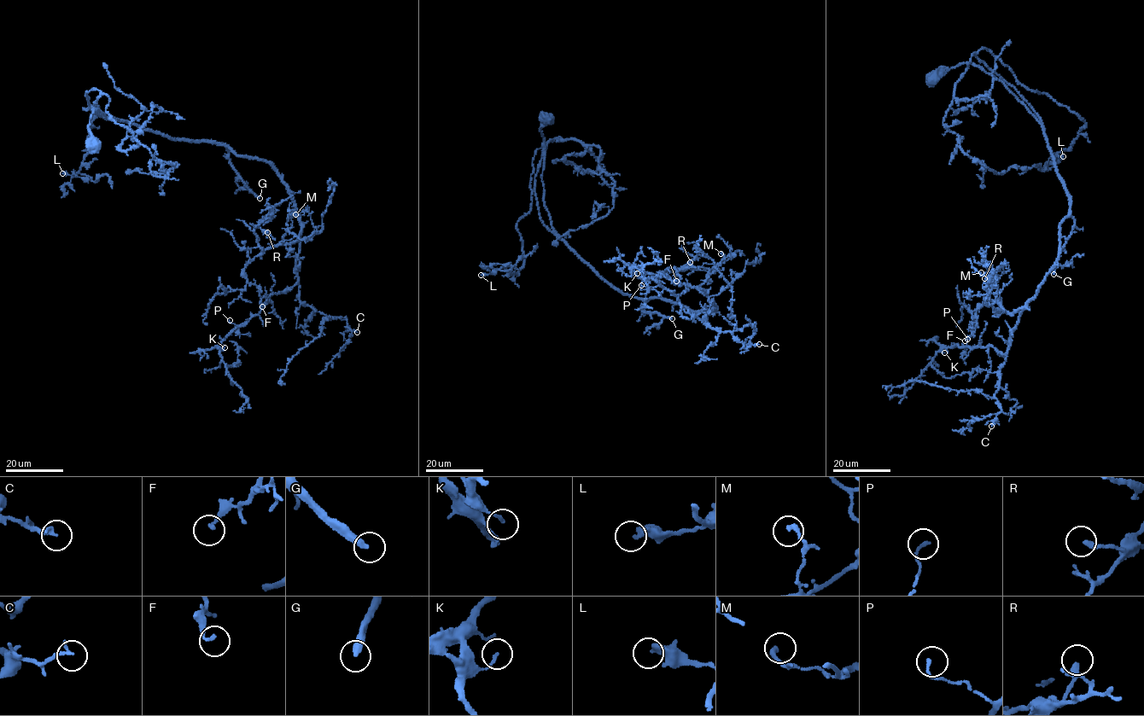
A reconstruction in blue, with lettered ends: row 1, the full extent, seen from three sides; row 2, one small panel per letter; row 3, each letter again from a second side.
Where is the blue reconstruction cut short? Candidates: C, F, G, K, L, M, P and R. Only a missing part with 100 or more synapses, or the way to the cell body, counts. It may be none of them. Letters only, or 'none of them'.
G

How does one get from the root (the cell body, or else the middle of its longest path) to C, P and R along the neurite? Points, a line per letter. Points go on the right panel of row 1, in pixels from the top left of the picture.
C: (934, 78), (965, 62), (1002, 81), (1041, 126), (1069, 202), (1058, 260), (1011, 335), (991, 426)
P: (934, 78), (965, 62), (1002, 81), (1041, 126), (1069, 202), (1058, 260), (1006, 353), (965, 347), (967, 339)
R: (934, 78), (965, 62), (1002, 81), (1068, 197), (1032, 298), (1008, 313), (984, 278)

